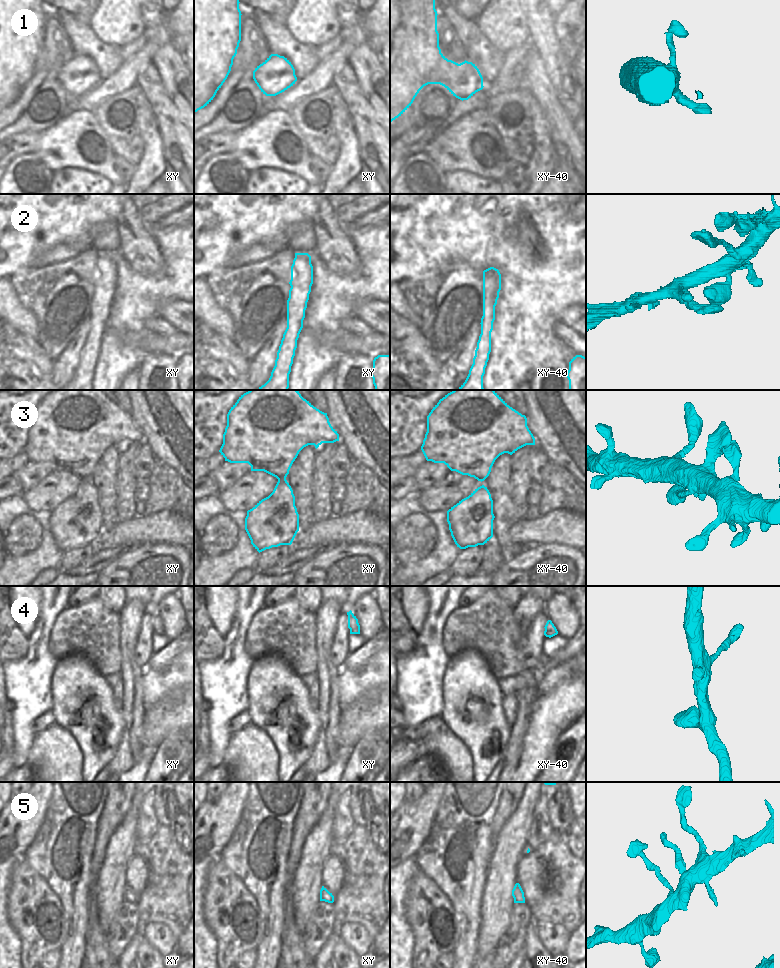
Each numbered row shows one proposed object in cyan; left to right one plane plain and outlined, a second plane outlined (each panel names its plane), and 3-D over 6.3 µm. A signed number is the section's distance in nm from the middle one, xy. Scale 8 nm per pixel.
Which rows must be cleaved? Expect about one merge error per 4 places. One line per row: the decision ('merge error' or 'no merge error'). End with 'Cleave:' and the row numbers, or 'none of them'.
1: no merge error
2: no merge error
3: no merge error
4: no merge error
5: merge error
Cleave: 5

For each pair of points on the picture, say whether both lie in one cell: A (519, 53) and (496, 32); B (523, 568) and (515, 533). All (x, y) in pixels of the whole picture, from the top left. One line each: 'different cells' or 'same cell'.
A: different cells
B: different cells

